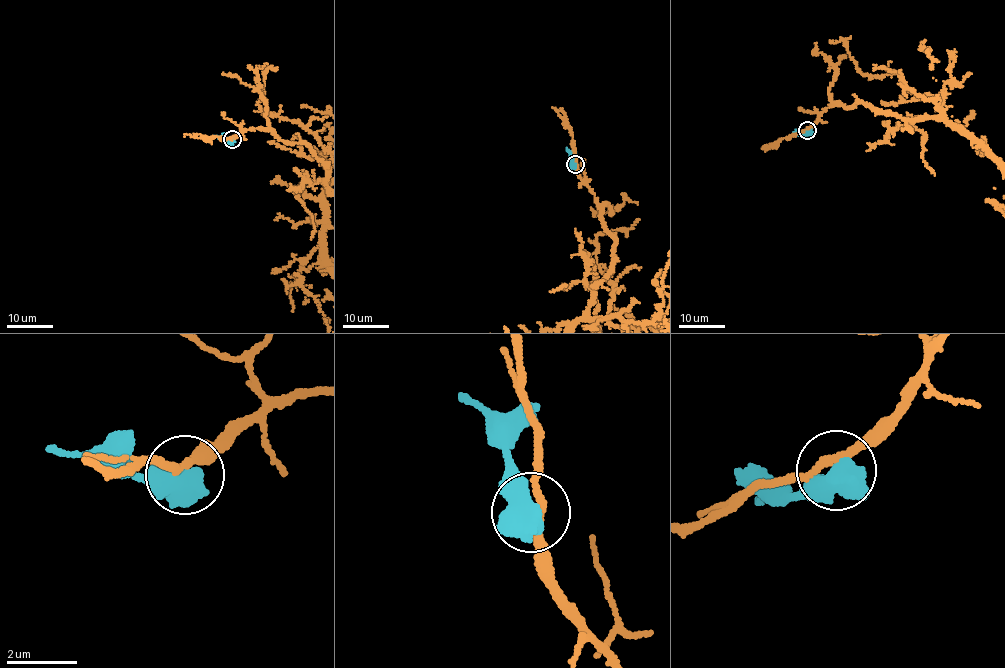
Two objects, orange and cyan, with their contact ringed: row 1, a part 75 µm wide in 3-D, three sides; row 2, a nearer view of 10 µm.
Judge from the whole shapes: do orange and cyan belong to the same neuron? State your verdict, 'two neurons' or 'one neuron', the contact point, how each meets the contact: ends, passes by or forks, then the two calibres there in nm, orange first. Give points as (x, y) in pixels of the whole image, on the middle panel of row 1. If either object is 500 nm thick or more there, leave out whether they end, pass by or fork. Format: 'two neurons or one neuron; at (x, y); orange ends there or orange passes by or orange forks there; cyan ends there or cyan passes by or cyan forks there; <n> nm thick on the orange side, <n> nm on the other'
two neurons; at (575, 164); 190 nm thick on the orange side, 800 nm on the other

